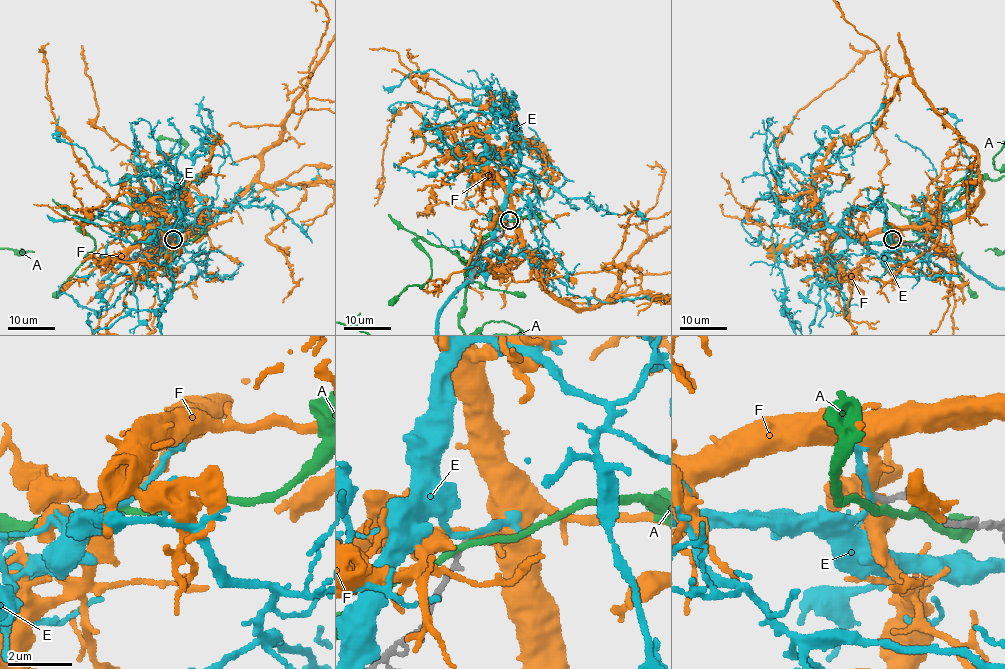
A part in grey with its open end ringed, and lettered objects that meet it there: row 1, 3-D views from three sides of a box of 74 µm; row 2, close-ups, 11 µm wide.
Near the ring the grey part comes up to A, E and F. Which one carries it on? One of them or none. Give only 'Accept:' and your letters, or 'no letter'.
Accept: no letter

